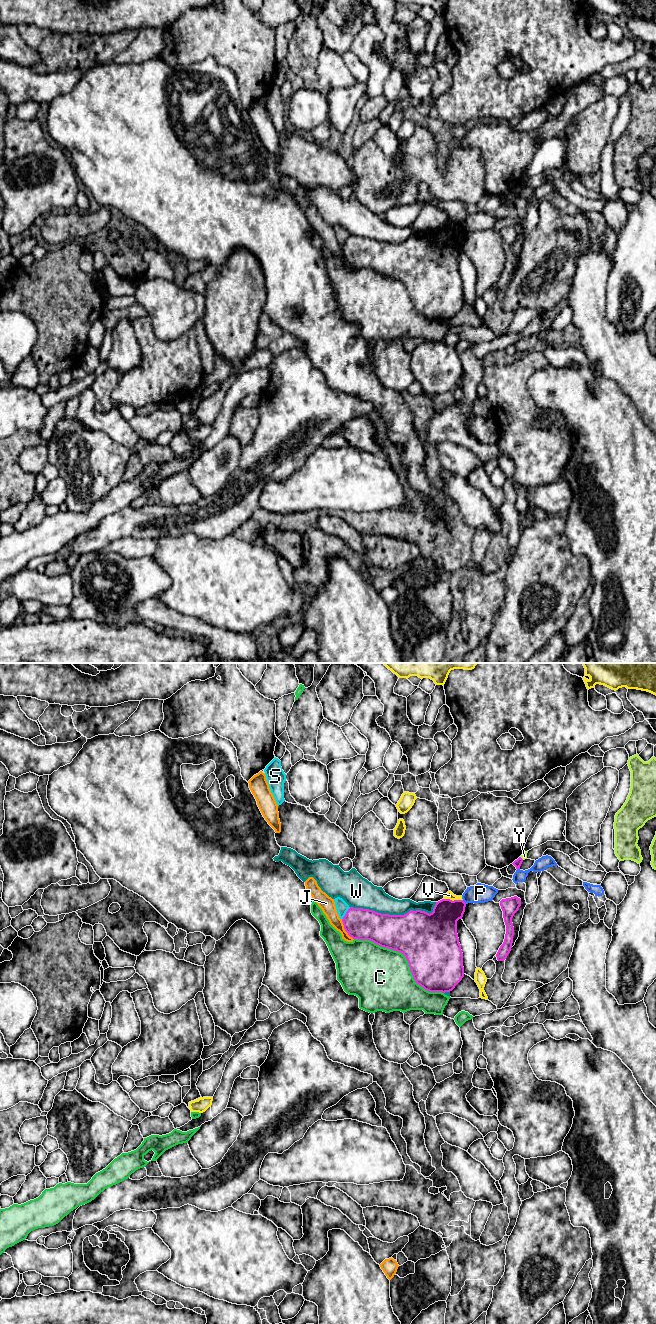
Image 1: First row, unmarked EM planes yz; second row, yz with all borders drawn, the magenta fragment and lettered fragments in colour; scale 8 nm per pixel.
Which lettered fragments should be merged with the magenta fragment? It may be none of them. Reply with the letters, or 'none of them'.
none of them

